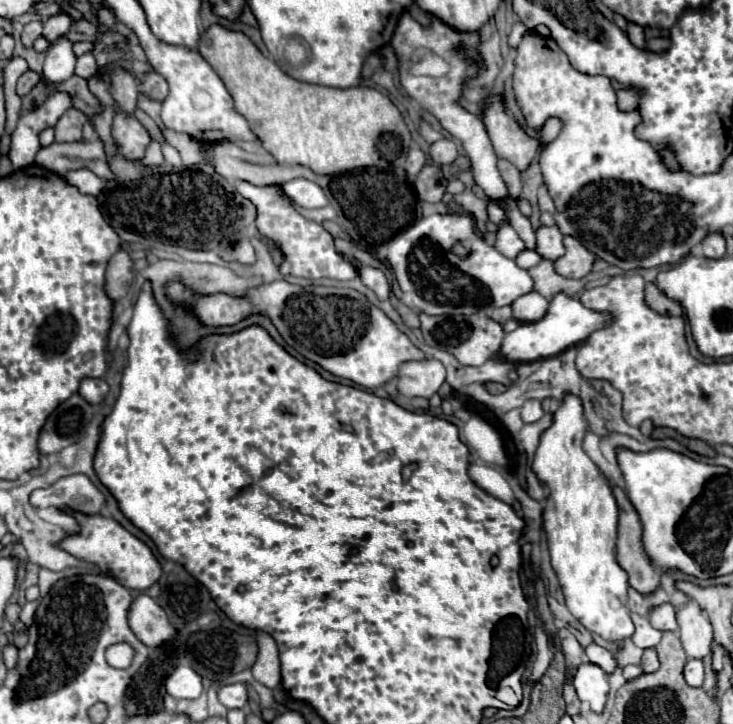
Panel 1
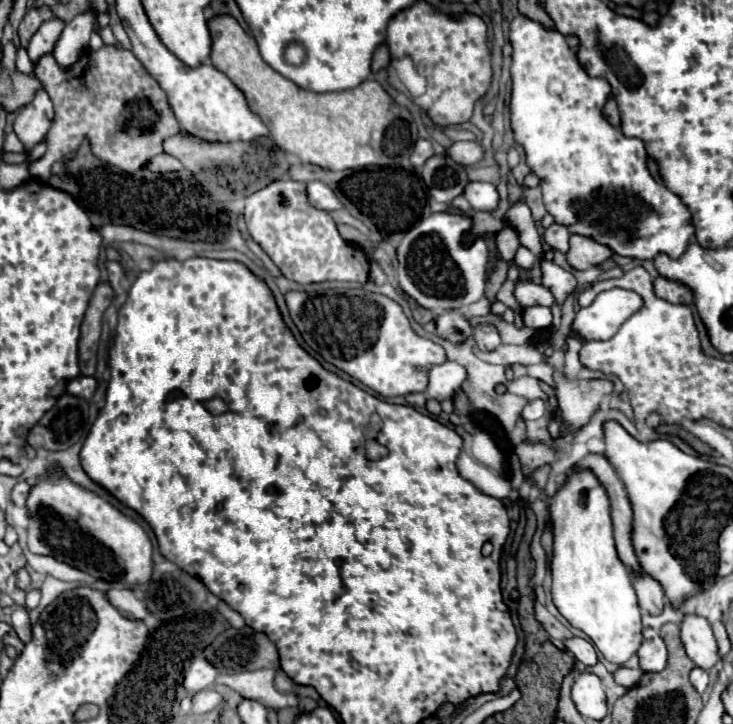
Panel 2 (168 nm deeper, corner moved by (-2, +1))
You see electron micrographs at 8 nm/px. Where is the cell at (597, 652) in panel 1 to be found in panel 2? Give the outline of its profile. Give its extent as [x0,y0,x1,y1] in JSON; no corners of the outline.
[564,638,598,666]

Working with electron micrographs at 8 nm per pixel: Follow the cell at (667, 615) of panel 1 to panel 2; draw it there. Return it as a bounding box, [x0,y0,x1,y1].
[634,572,664,614]

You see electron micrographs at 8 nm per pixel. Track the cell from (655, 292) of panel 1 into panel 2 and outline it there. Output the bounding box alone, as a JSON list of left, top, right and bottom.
[654,276,692,304]

